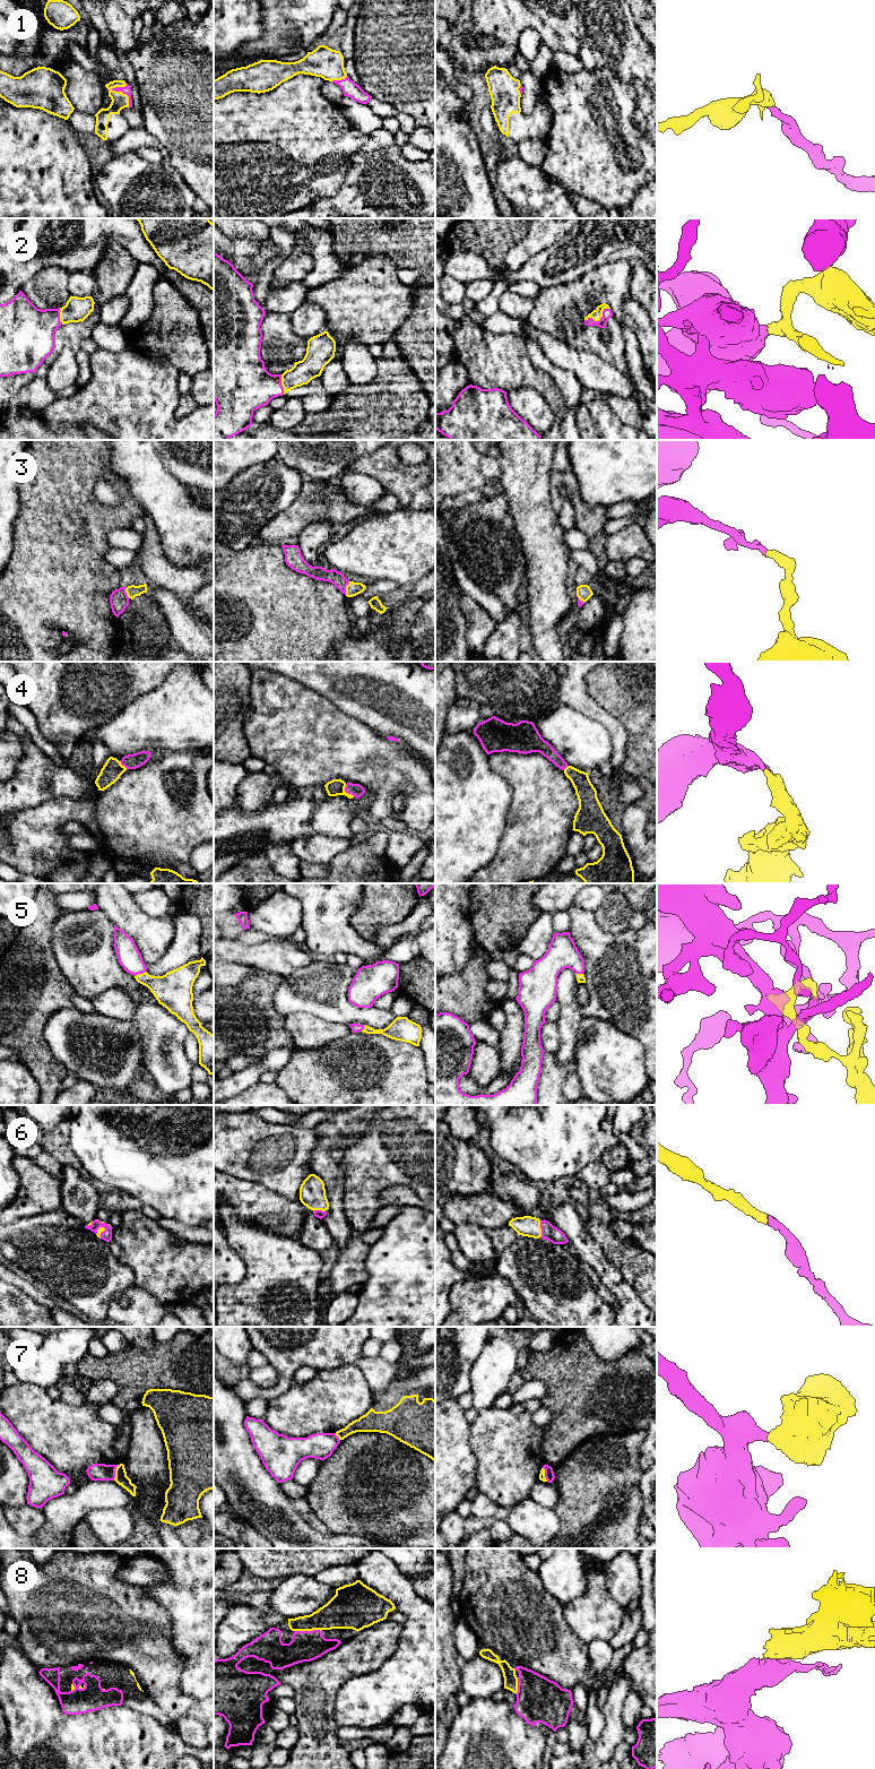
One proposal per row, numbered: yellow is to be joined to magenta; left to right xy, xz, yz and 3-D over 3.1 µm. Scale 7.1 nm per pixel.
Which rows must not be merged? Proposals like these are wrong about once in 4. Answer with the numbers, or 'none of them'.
7

